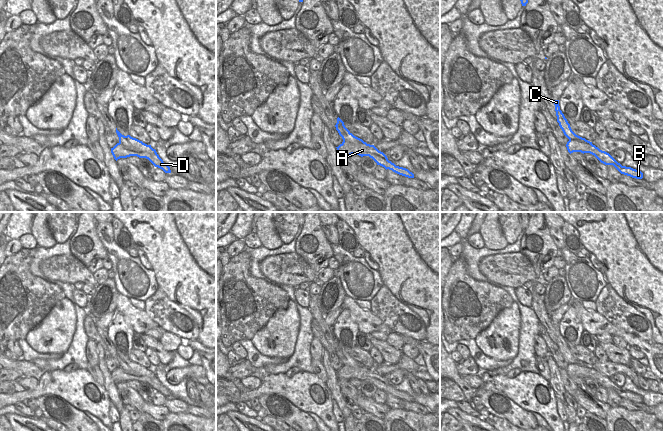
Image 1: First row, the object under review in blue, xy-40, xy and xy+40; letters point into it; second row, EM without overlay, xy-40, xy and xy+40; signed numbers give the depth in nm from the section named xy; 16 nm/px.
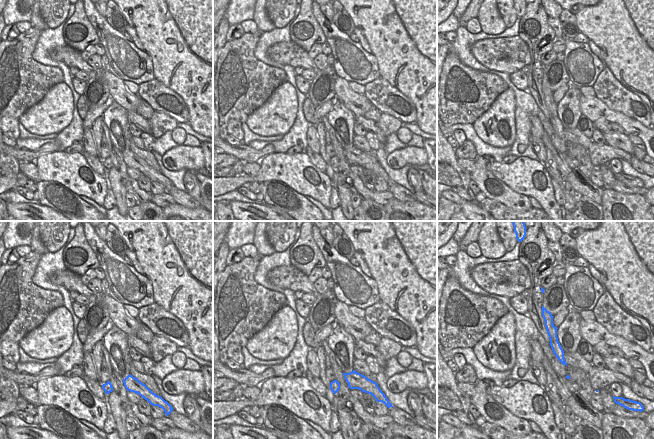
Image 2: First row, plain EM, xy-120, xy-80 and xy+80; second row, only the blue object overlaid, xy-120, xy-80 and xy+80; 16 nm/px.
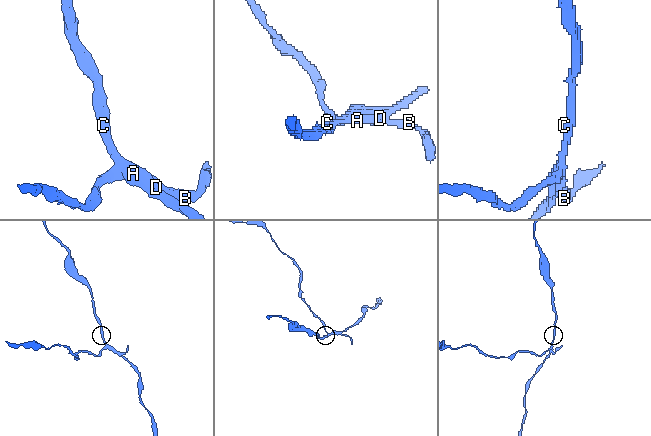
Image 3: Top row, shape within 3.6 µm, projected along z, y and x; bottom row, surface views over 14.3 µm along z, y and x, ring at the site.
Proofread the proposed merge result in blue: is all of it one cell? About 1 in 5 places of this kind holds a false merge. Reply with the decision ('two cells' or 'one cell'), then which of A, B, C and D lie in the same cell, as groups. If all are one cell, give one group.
two cells; A B D / C

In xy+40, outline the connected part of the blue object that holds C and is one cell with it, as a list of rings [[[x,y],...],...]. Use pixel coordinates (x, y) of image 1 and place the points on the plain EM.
[[[553,324],[553,327],[555,329],[555,335],[556,335],[556,340],[557,340],[557,346],[559,347],[560,352],[562,353],[564,359],[569,363],[569,364],[578,364],[578,365],[585,365],[587,367],[592,367],[585,362],[582,362],[578,359],[576,359],[571,351],[570,348],[568,347],[567,343],[565,342],[564,338],[560,334],[559,330],[559,324]]]

